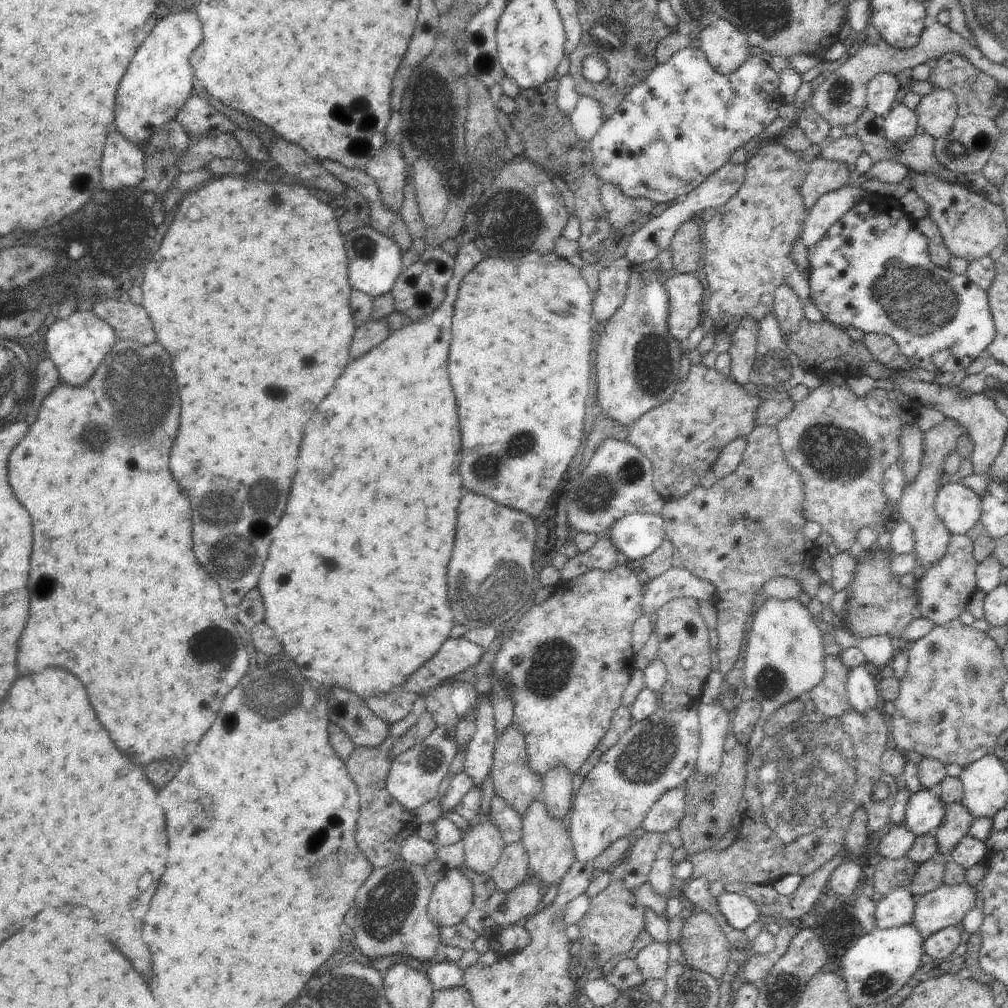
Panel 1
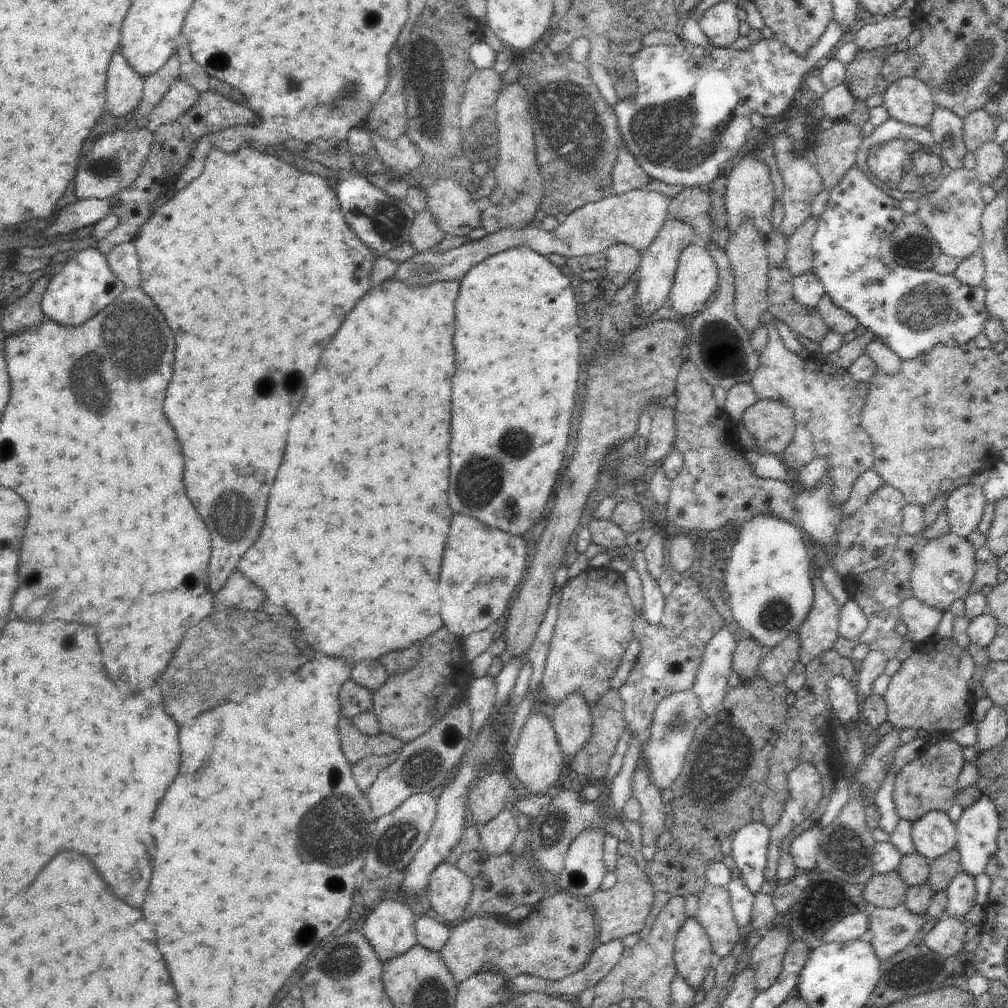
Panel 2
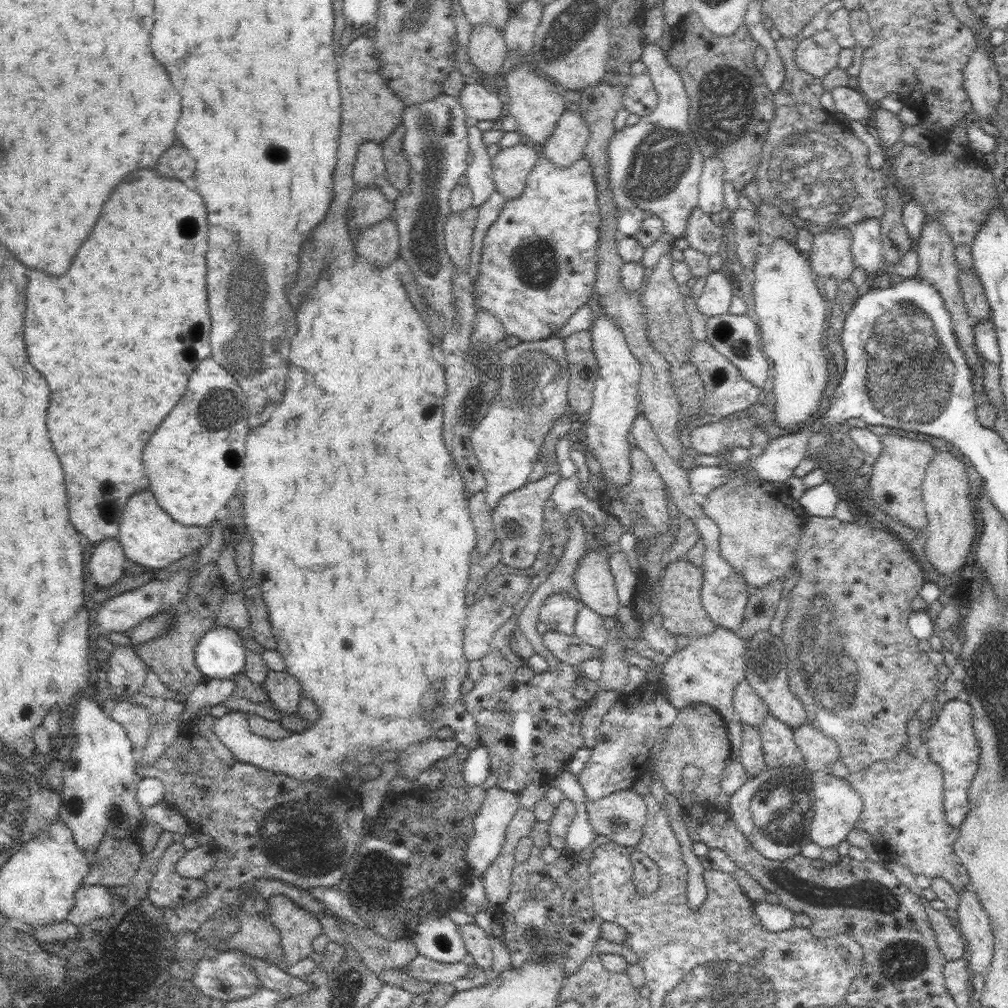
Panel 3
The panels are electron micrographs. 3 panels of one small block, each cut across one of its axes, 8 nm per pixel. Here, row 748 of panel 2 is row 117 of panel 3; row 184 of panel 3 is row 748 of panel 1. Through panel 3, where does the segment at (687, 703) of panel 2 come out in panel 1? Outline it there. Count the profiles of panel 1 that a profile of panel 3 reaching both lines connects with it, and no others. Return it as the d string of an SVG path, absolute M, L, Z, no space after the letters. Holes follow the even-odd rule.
M659 706L653 714L629 726L629 730L597 760L573 798L565 824L573 844L575 862L591 864L619 838L631 838L641 826L647 810L665 792L685 784L693 774L699 744L697 708L663 712Z

